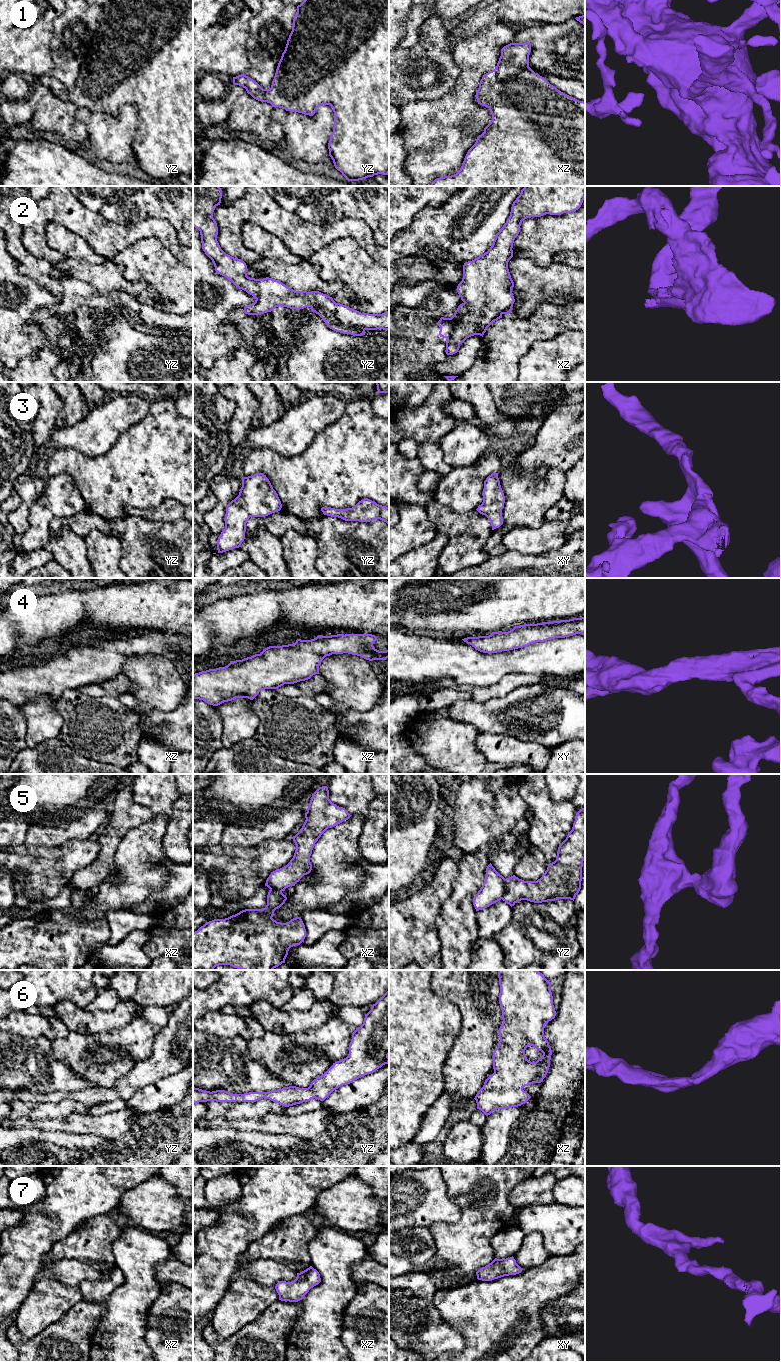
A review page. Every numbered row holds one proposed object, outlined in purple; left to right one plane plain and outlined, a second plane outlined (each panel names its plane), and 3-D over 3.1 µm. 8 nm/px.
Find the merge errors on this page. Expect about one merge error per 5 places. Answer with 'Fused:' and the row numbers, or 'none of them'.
Fused: 5

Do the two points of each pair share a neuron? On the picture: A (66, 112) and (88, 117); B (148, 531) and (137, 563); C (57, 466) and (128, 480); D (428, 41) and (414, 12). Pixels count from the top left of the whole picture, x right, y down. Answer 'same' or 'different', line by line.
A: different
B: same
C: same
D: different

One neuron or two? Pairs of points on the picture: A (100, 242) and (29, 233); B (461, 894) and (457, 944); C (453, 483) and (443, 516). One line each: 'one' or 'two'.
A: one
B: one
C: two

